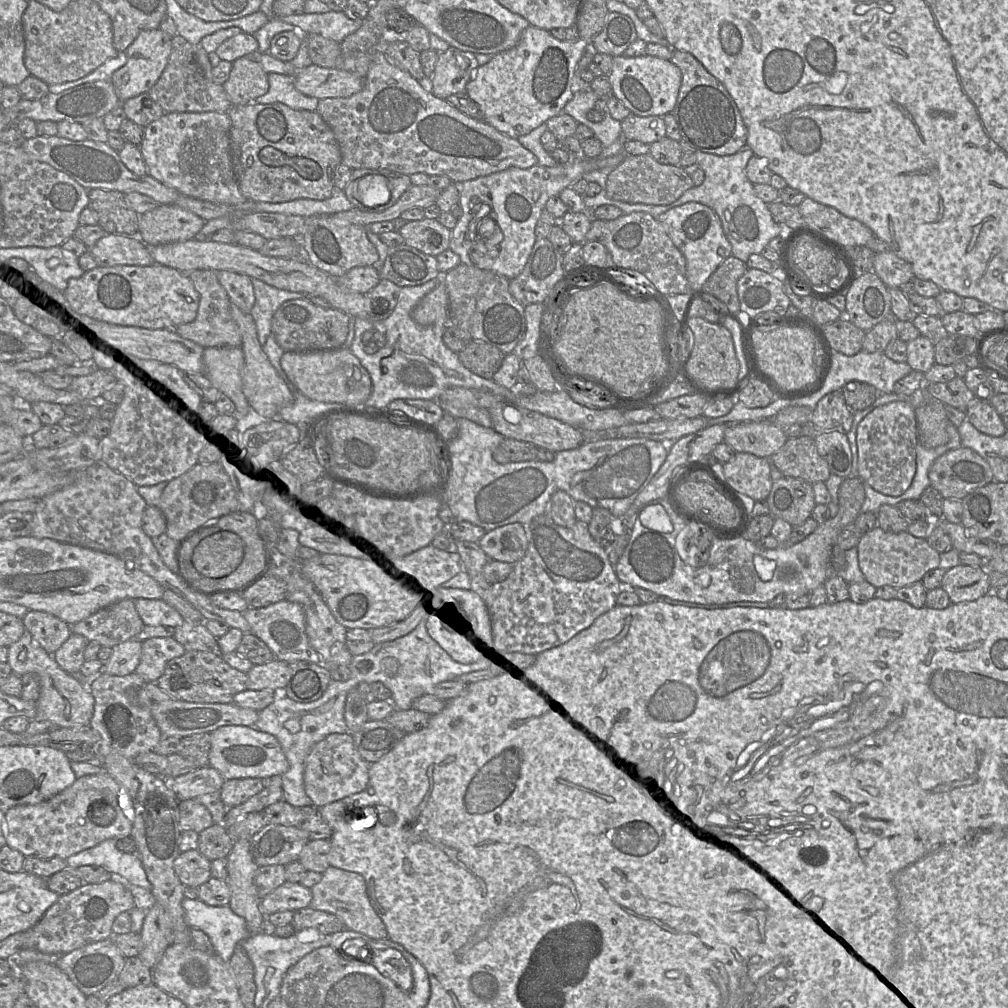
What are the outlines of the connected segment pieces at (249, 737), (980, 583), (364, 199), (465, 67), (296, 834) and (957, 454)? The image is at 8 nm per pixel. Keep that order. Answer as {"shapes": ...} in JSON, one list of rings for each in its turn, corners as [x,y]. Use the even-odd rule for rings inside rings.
{"shapes":[[[[229,725],[210,733],[209,765],[225,780],[237,778],[260,778],[281,776],[289,768],[279,741],[271,734],[261,732],[253,726]]],[[[961,563],[946,570],[941,588],[947,592],[952,603],[976,600],[992,592],[985,565],[972,567]]],[[[360,168],[352,169],[344,192],[355,208],[366,212],[381,212],[394,205],[411,185],[409,175]]],[[[453,46],[437,53],[438,59],[434,72],[427,81],[428,89],[440,99],[466,92],[467,83],[479,67],[475,54]]],[[[266,824],[250,840],[251,854],[258,867],[298,861],[310,838],[296,826]]],[[[967,447],[952,449],[939,456],[929,469],[930,486],[944,498],[962,500],[965,496],[994,481],[989,464]]]]}

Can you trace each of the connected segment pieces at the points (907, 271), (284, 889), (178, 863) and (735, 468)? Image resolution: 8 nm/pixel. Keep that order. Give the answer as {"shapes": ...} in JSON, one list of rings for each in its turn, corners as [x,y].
{"shapes":[[[[892,251],[875,254],[873,272],[888,288],[899,288],[914,278],[911,264]]],[[[286,881],[260,901],[260,909],[265,916],[279,911],[299,911],[310,906],[311,889],[302,884]]],[[[196,849],[180,852],[174,860],[173,867],[184,886],[199,888],[212,877],[210,864],[211,861]]],[[[736,452],[730,461],[723,464],[723,474],[724,480],[738,493],[755,501],[765,501],[773,484],[770,458],[762,458],[750,453]]]]}

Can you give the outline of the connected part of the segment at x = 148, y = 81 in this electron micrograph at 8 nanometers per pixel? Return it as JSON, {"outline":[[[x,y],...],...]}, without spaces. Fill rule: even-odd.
{"outline":[[[158,29],[142,31],[127,48],[127,61],[124,66],[116,70],[111,83],[121,104],[133,97],[148,91],[155,85],[167,66],[172,51],[172,39]]]}

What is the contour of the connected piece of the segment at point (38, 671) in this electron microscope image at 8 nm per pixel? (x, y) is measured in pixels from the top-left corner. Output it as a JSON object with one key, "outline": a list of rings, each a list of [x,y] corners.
{"outline":[[[27,631],[15,643],[8,647],[8,664],[12,673],[22,676],[35,673],[40,680],[40,694],[36,700],[37,713],[33,720],[48,720],[56,727],[89,725],[94,711],[94,697],[79,680],[64,671],[52,655],[39,646]]]}

